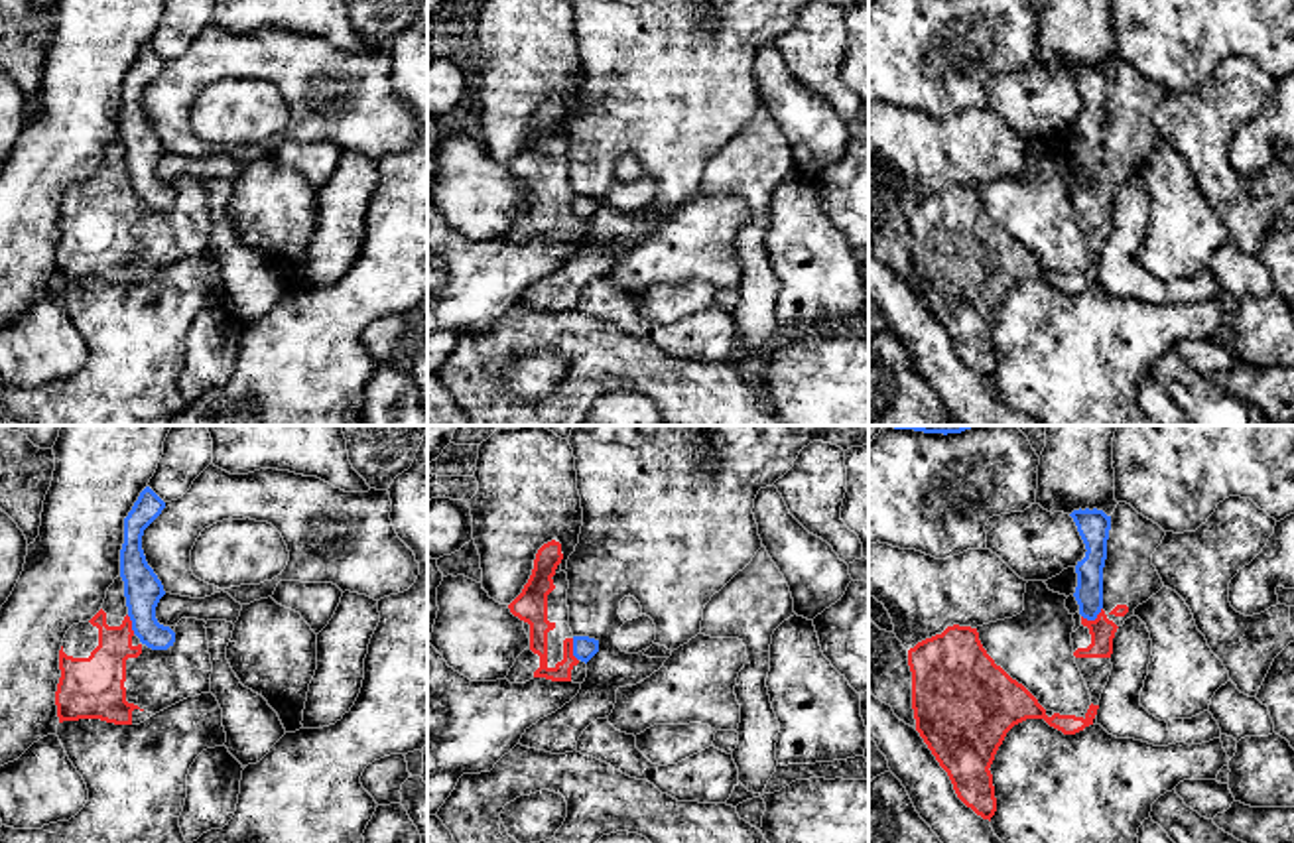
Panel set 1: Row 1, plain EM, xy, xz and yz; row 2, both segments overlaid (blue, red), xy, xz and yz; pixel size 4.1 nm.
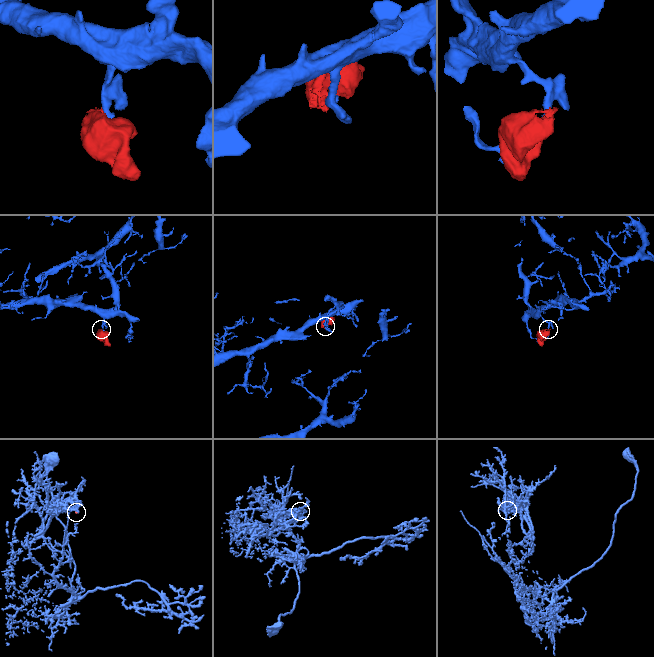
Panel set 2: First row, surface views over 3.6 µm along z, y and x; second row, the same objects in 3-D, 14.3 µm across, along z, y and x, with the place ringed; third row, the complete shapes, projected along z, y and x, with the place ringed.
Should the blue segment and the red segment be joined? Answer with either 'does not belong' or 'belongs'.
does not belong

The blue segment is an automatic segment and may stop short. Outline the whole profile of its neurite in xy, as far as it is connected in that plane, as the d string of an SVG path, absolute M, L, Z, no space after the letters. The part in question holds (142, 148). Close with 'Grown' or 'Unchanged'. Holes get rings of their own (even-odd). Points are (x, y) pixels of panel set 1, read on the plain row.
M146 45L124 77L124 102L120 108L120 136L132 189L152 209L167 209L175 201L175 191L156 177L156 165L165 150L142 108L144 89L163 67L165 61Z. Unchanged

